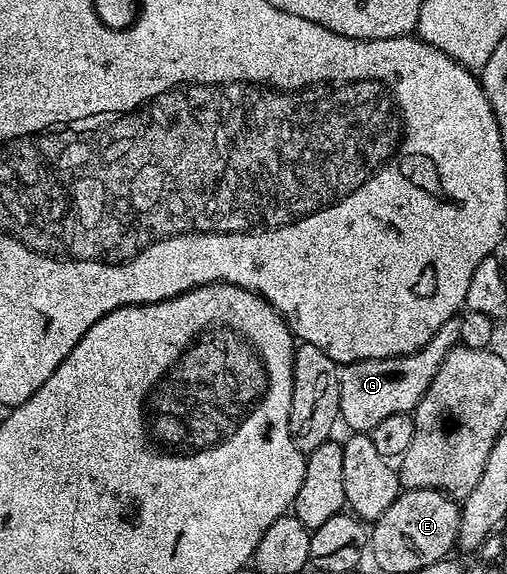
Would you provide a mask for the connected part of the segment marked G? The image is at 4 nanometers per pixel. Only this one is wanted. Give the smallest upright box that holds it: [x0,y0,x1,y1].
[339,315,461,433]

